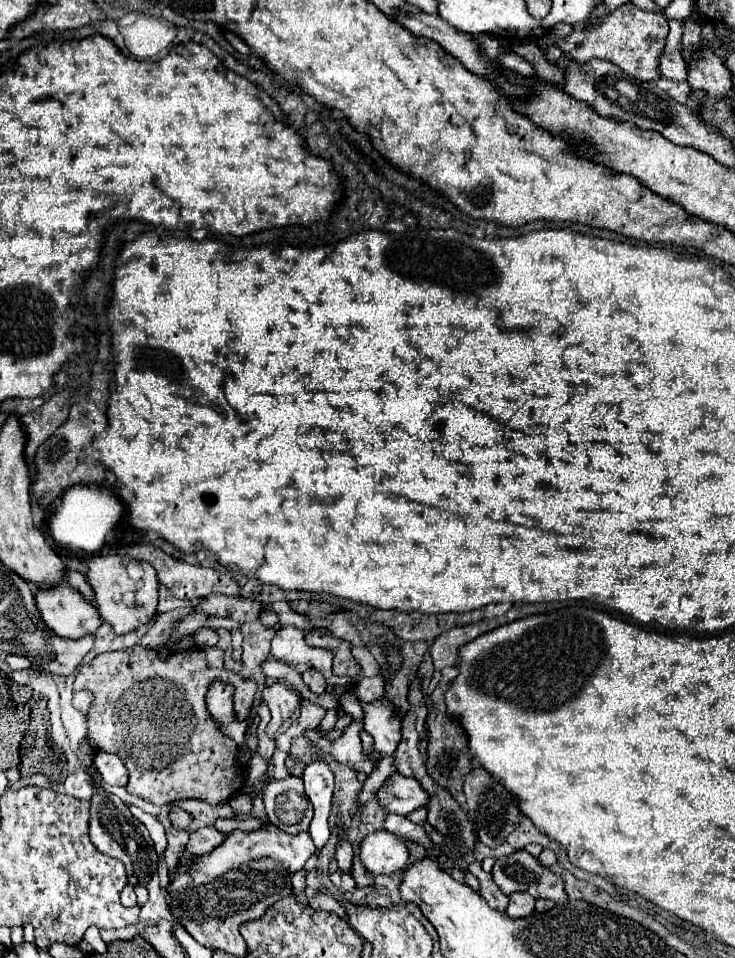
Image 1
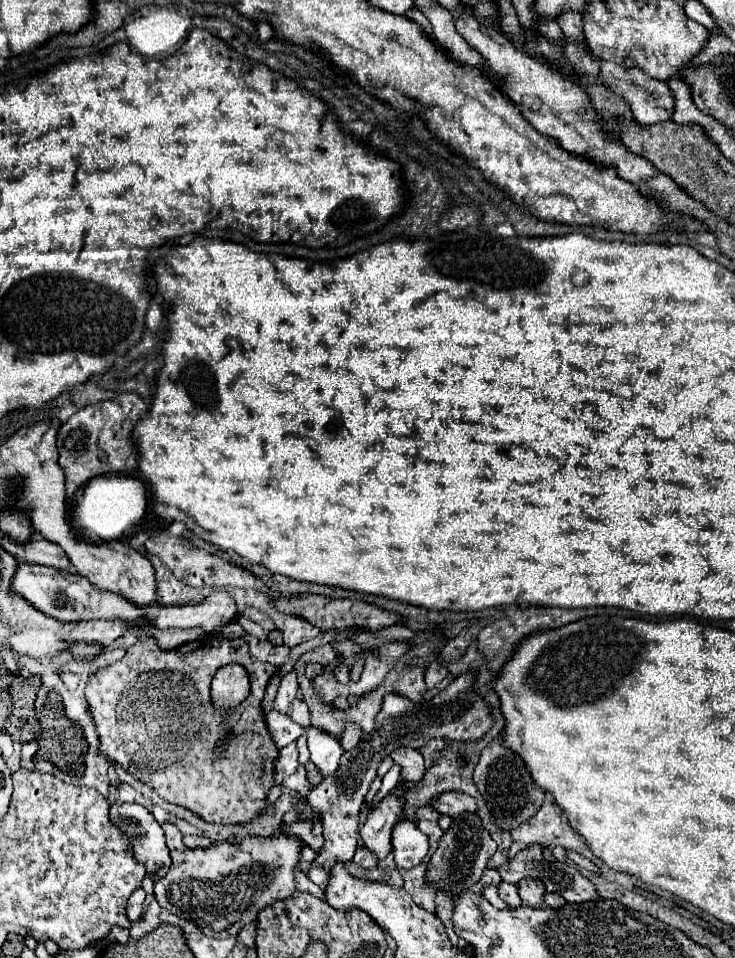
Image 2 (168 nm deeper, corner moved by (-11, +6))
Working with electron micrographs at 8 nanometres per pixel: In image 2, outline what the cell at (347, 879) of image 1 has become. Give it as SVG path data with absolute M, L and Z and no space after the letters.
M357 848L353 862L357 862L363 868L375 868L377 866L377 856L369 848Z

